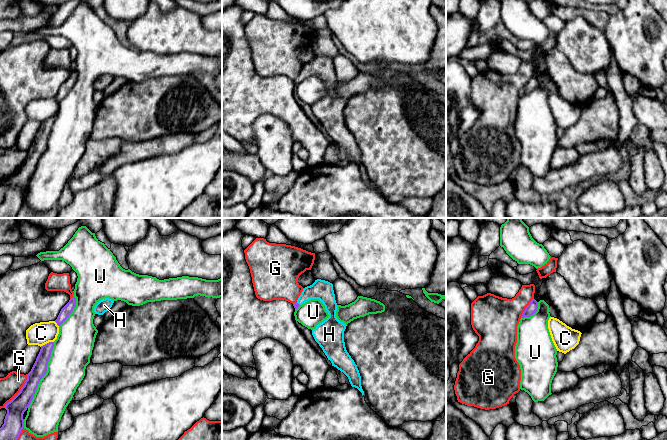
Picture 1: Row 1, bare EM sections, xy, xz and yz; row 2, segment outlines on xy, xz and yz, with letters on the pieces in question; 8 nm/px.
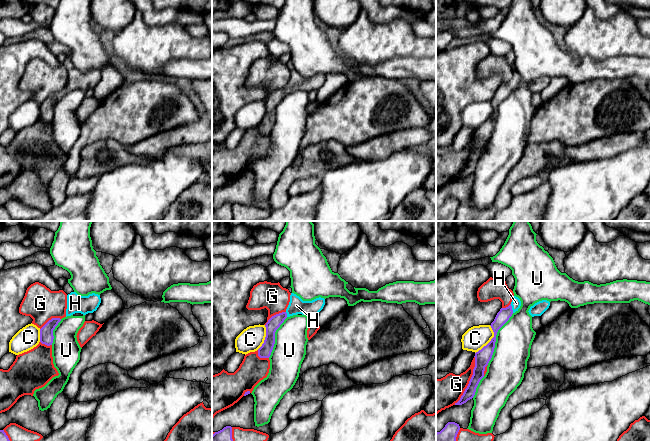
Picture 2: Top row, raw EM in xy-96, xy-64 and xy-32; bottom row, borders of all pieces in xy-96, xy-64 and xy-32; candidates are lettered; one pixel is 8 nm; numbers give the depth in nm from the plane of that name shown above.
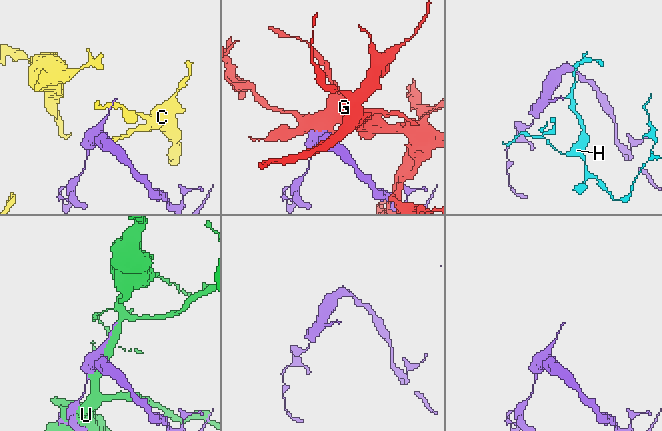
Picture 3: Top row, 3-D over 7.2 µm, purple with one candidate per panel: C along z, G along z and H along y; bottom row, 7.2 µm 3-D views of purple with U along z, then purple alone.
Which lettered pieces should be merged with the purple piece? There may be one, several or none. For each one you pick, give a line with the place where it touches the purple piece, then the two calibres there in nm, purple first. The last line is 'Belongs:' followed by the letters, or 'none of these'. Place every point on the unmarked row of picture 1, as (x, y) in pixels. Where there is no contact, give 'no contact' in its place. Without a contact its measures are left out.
H: meets purple in xz at (298, 80); 50 nm thick on the purple side, 160 nm on the other
Belongs: H

